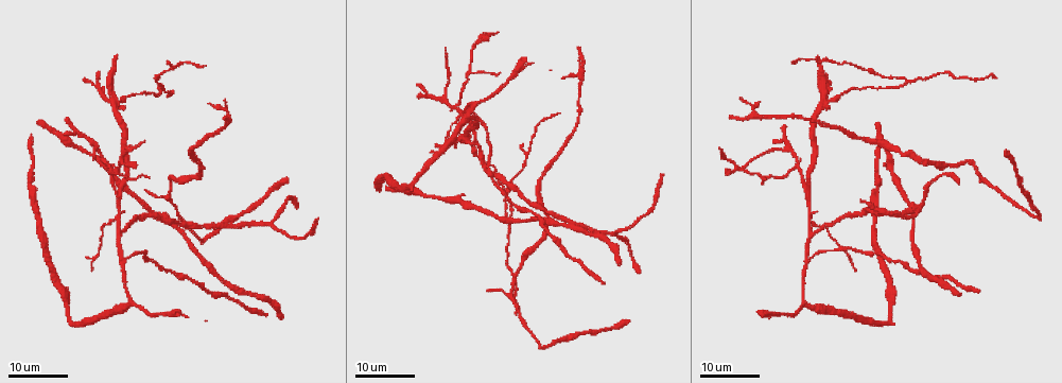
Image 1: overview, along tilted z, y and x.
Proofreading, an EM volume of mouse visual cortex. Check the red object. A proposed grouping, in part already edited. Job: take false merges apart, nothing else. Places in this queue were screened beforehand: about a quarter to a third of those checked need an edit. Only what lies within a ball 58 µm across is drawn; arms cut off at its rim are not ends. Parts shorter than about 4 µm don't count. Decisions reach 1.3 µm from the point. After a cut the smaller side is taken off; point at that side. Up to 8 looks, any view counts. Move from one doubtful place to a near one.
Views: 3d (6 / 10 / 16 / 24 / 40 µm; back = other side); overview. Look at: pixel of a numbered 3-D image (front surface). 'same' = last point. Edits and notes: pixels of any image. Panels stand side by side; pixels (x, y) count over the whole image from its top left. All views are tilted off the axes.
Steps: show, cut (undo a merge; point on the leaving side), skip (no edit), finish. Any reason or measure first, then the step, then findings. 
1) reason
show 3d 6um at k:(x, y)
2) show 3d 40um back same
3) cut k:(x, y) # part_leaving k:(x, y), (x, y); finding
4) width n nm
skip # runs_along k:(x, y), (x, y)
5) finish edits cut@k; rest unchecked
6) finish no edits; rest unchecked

a fork
show 3d 16um at 1:(114, 220)

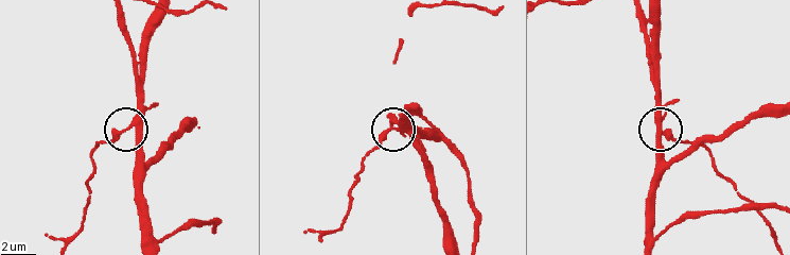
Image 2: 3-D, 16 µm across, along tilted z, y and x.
show 3d 6um at 2:(392, 129)

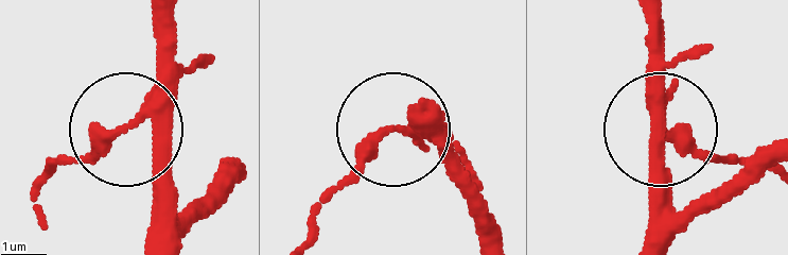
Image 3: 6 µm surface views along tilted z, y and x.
cut 3:(97, 145) # part_leaving 3:(146, 104), (52, 166), (49, 179); a second cell is stuck on

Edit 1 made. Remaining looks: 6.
show overview

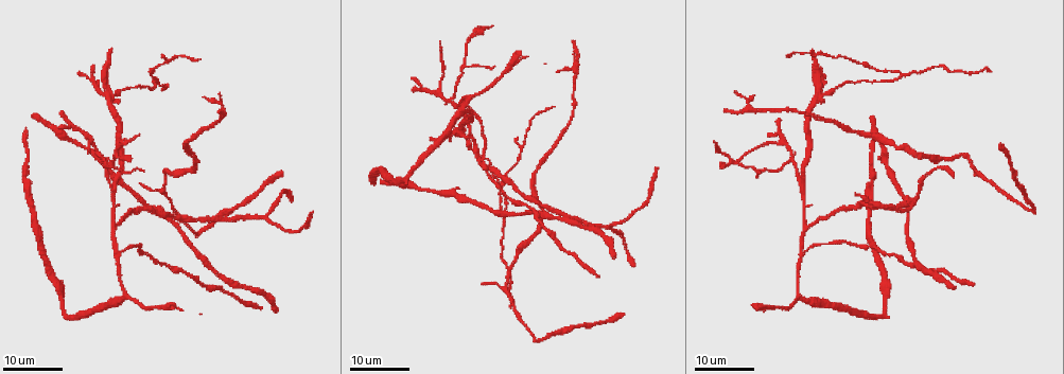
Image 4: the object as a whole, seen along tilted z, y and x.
side arm on a straight run
show 3d 16um at 4:(451, 99)

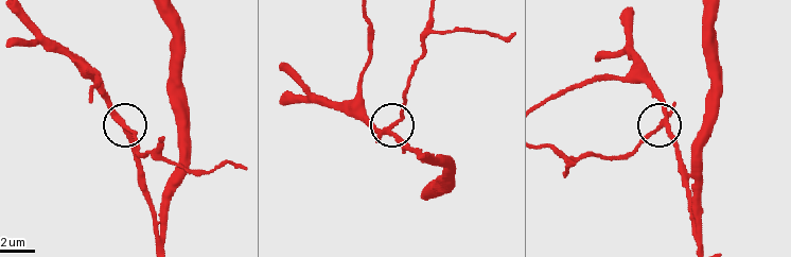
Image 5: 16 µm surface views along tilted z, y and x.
show 3d 10um at 5:(660, 127)

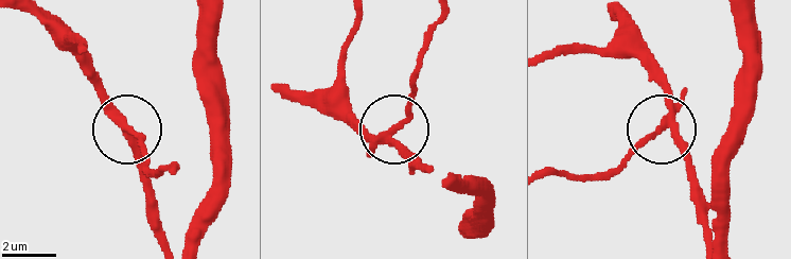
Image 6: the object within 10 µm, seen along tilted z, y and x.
width 240 nm
cut 6:(405, 121) # part_leaving 6:(380, 138), (406, 108), (423, 37), (437, 17); a second cell is stuck on

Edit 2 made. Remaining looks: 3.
show overview

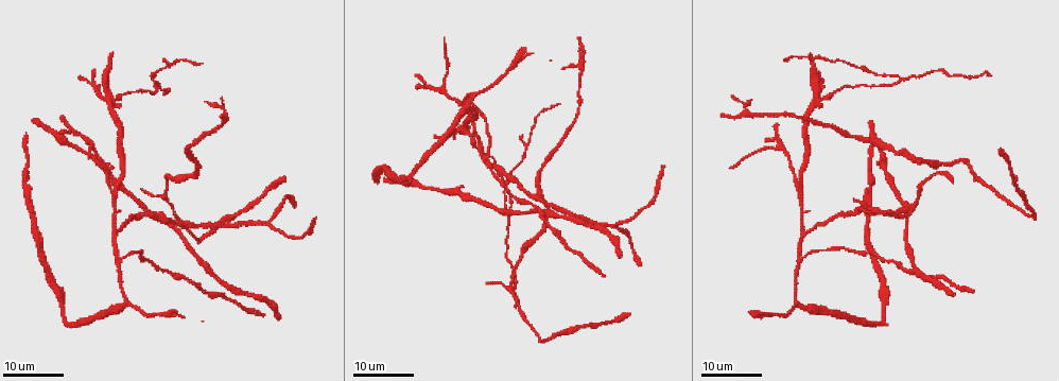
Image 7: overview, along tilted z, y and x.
show 3d 16um at 7:(181, 177)

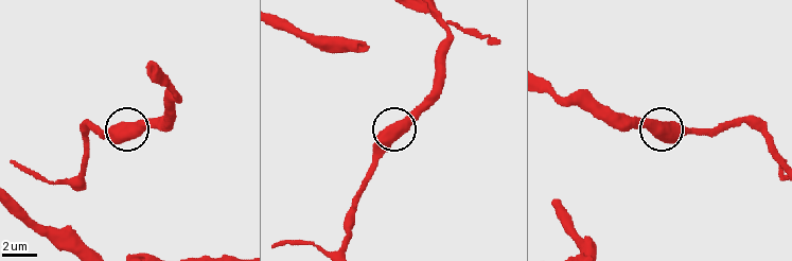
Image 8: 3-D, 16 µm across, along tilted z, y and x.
show 3d 6um at 8:(667, 126)

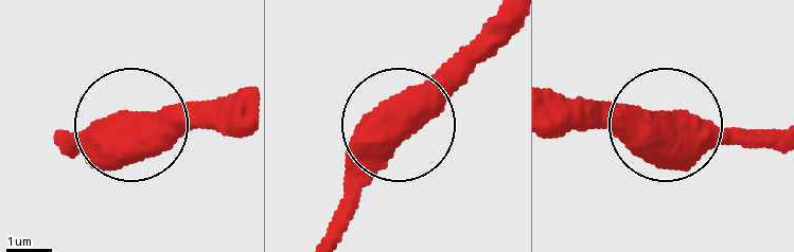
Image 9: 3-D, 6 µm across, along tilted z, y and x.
skip # continuous, no second cell

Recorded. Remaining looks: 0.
finish edits cut@3, cut@6; rest unchecked

